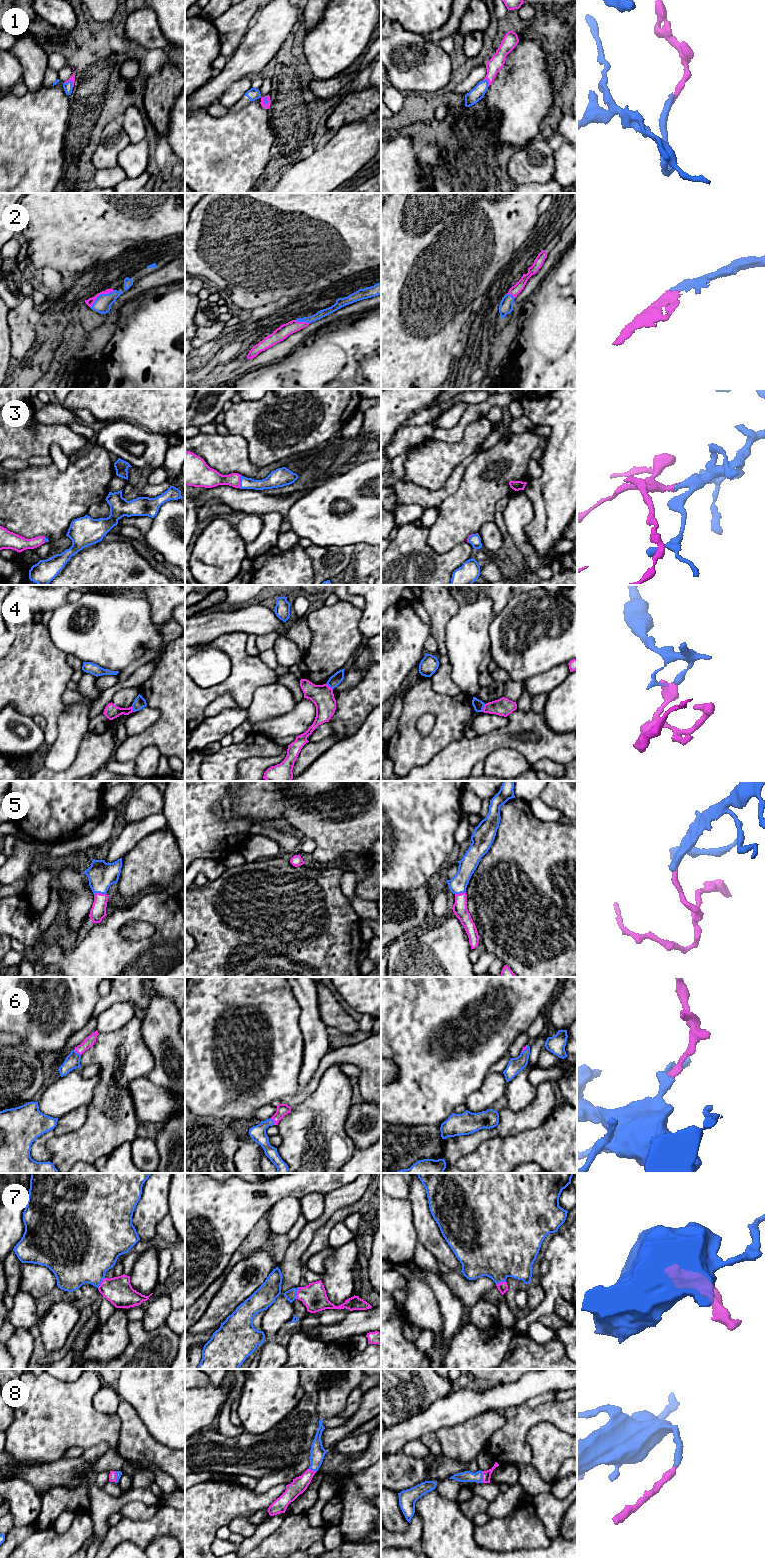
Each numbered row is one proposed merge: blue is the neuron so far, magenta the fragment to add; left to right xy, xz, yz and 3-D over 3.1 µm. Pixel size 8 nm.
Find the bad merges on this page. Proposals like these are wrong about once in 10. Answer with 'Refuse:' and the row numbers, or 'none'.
Refuse: 4

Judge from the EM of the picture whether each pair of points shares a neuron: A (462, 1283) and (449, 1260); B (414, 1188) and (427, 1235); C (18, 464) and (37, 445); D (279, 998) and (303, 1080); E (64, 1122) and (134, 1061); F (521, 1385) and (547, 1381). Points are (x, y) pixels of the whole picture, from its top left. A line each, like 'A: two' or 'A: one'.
A: two
B: one
C: two
D: two
E: two
F: one

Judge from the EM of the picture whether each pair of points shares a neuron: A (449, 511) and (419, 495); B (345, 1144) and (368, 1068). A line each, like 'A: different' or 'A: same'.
A: different
B: different

